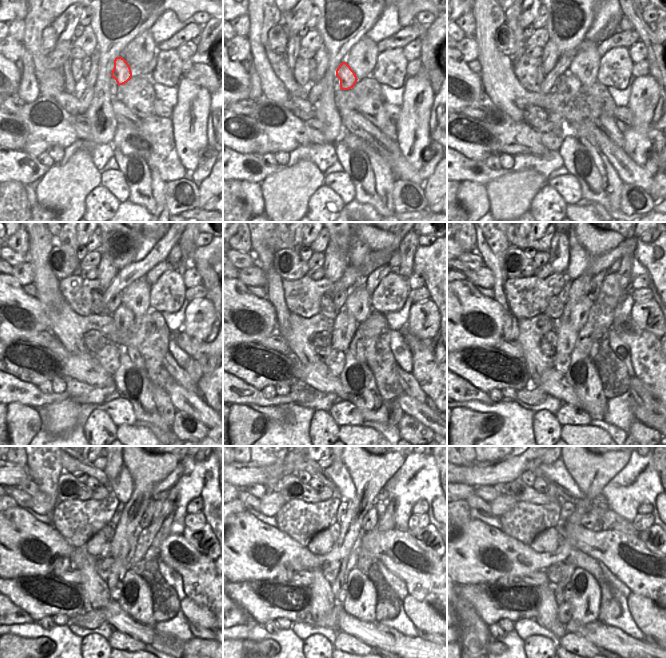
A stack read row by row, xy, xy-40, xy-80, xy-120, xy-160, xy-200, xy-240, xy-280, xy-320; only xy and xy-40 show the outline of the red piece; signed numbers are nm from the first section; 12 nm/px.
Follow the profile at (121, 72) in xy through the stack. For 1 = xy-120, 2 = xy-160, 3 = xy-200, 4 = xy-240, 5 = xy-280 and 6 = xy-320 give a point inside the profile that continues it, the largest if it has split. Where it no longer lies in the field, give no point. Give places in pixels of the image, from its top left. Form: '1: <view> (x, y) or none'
1: xy-120 (123, 317)
2: xy-160 (346, 322)
3: xy-200 (567, 332)
4: xy-240 (120, 565)
5: xy-280 (348, 562)
6: xy-320 (568, 569)

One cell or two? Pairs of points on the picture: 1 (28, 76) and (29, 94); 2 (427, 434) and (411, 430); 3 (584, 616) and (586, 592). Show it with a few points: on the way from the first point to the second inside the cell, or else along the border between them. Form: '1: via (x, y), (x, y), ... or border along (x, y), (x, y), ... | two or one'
1: via (28, 80), (28, 90) | one
2: via (423, 434), (415, 433) | one
3: via (584, 610), (586, 598) | one

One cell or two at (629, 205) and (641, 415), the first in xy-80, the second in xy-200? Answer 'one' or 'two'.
two

